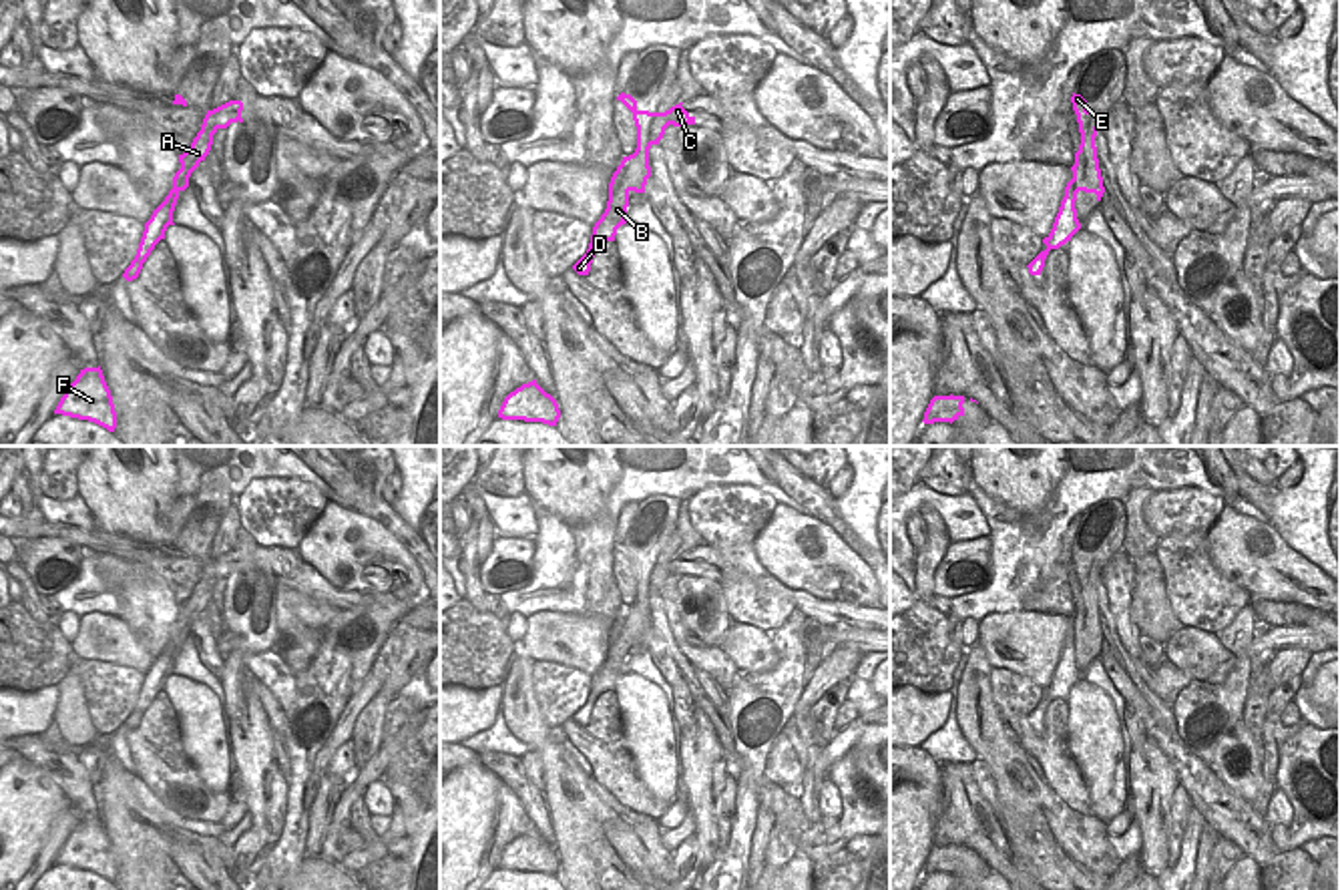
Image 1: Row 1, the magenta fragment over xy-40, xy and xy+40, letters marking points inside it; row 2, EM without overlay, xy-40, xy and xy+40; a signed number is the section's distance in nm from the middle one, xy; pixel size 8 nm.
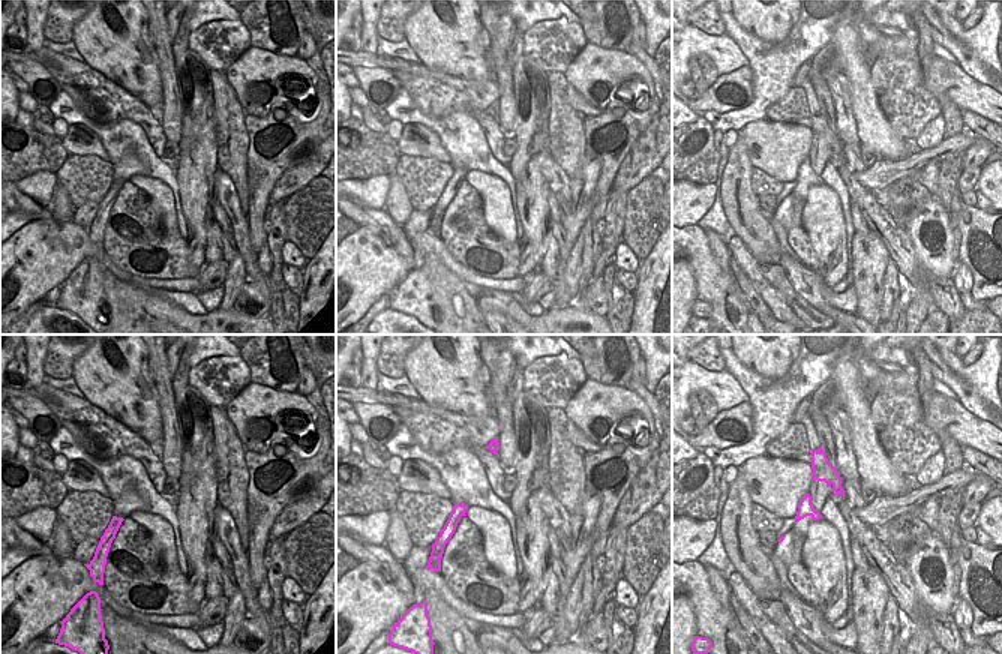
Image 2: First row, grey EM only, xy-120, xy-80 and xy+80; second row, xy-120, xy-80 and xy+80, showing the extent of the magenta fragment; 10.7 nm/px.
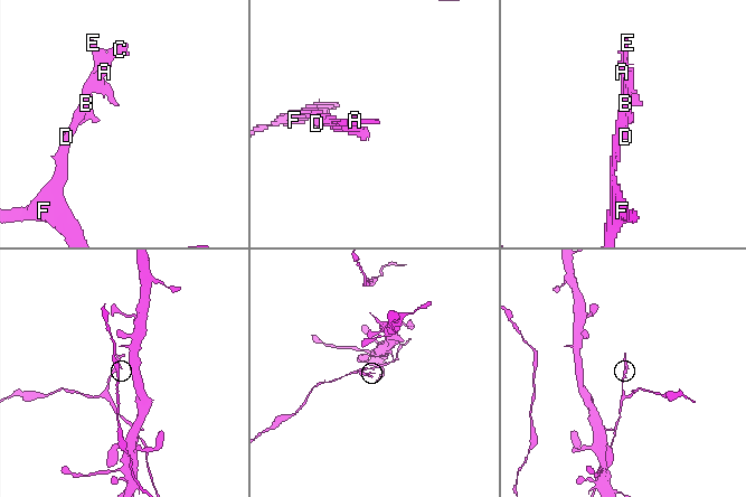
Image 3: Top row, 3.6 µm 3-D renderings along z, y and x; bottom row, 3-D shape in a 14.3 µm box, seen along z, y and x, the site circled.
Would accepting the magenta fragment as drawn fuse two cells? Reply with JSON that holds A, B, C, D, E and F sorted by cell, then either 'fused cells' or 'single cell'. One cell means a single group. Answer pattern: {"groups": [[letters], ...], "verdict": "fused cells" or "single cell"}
{"groups": [["A", "B", "C", "D", "E", "F"]], "verdict": "single cell"}

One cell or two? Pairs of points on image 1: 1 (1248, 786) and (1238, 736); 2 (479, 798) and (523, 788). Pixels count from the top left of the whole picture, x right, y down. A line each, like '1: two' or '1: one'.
1: one
2: two

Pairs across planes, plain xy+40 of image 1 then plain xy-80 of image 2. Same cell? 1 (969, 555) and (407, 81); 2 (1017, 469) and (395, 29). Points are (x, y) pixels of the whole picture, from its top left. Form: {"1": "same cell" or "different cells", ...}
{"1": "different cells", "2": "different cells"}

